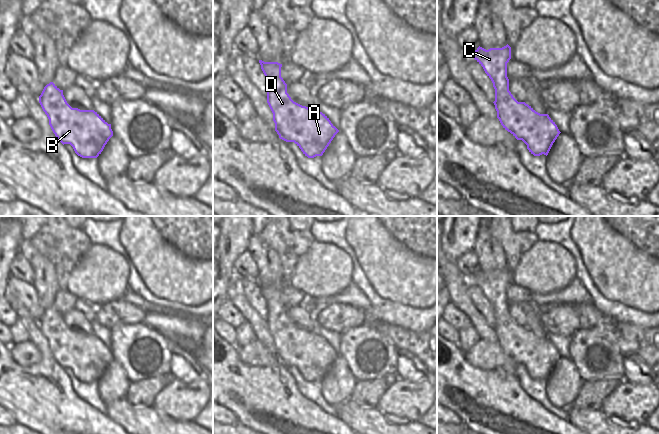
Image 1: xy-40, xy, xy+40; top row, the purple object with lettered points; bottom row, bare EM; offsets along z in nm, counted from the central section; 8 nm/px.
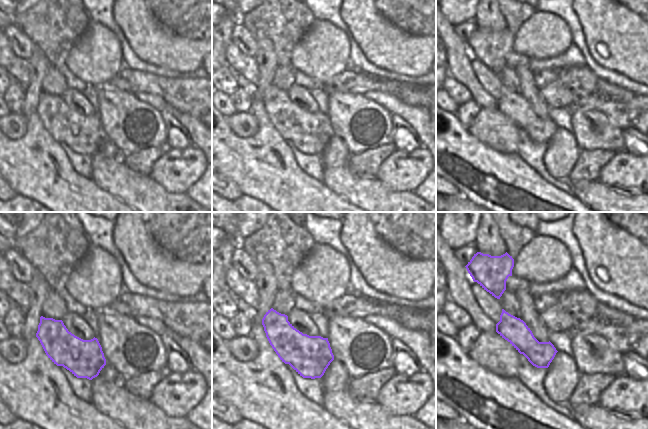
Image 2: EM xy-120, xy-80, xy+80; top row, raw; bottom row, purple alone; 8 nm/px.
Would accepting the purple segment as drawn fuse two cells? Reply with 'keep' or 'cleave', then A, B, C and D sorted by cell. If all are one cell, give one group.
keep; groups A B C D

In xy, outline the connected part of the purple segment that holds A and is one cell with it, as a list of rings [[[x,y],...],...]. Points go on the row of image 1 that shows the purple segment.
[[[259,60],[267,79],[267,103],[279,138],[294,142],[308,158],[322,156],[339,130],[316,108],[294,102],[281,77],[282,64]]]

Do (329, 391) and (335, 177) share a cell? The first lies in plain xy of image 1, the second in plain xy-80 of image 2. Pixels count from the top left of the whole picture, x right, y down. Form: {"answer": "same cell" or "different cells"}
{"answer": "different cells"}

